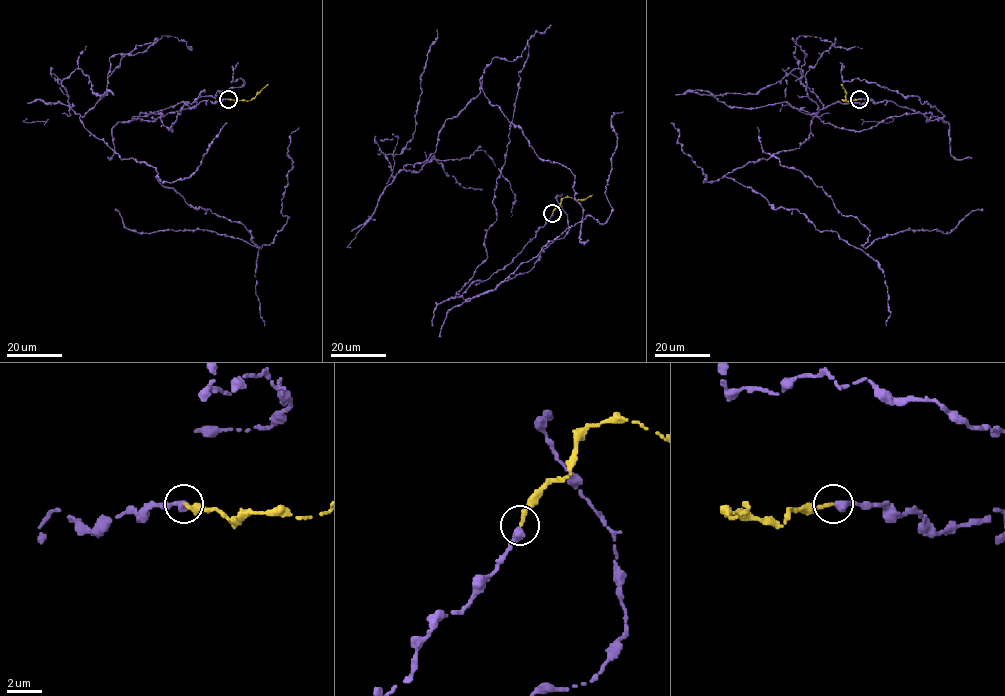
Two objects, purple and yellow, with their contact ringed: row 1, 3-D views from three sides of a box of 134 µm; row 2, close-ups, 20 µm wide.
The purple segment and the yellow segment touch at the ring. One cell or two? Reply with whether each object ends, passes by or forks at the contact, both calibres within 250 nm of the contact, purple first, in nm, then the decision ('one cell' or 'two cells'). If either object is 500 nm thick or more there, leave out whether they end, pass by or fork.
purple ends; yellow ends; calibres 440 and 240 nm; one cell

